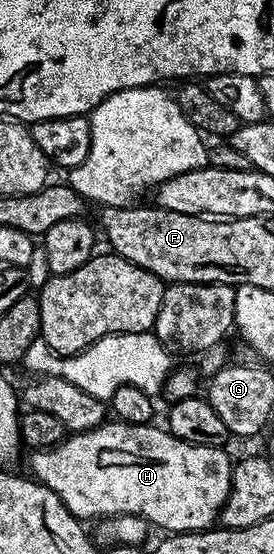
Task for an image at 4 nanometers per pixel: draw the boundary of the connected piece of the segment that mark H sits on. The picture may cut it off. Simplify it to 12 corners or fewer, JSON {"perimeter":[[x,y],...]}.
{"perimeter":[[113,419],[37,451],[79,519],[210,528],[224,448]]}

